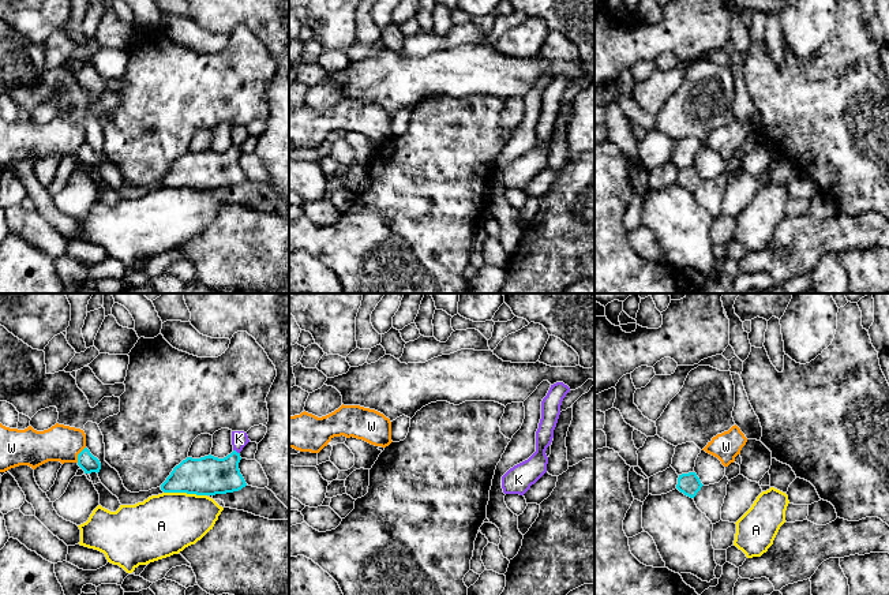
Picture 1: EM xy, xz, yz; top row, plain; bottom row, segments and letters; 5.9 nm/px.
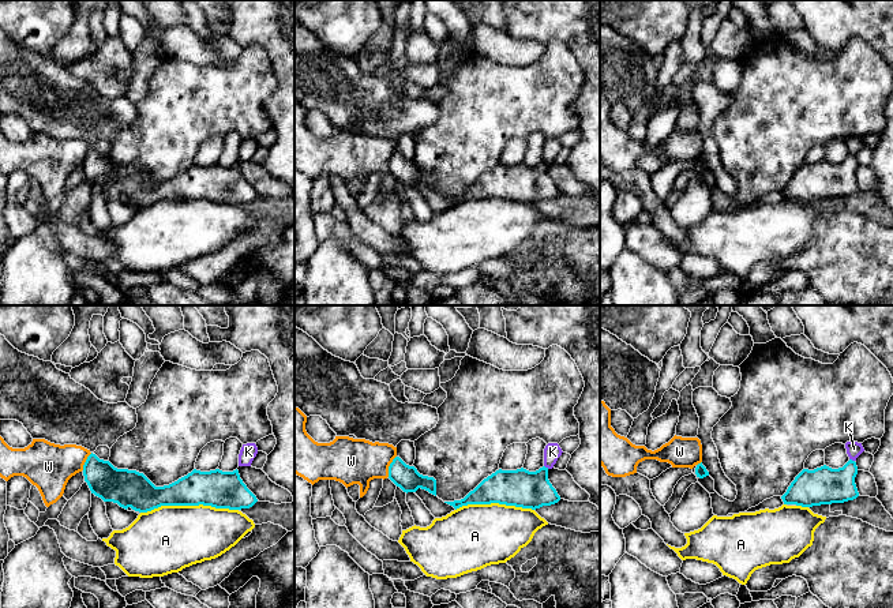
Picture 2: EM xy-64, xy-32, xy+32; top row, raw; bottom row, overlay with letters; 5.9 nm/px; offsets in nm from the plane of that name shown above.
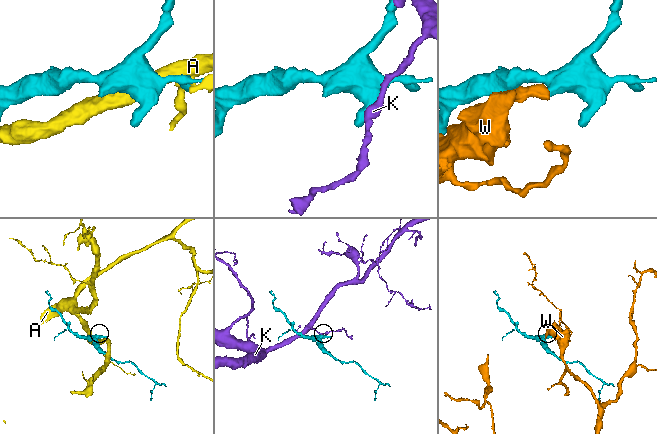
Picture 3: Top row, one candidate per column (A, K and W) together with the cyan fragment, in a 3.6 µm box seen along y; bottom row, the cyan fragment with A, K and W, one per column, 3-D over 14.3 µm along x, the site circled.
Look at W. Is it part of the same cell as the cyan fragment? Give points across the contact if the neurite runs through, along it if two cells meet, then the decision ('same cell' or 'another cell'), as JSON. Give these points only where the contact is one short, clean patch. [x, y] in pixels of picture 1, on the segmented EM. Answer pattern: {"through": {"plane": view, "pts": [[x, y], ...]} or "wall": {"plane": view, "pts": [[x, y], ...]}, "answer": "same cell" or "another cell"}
{"wall": {"plane": "xy", "pts": [[85, 446], [78, 455], [77, 461]]}, "answer": "another cell"}

